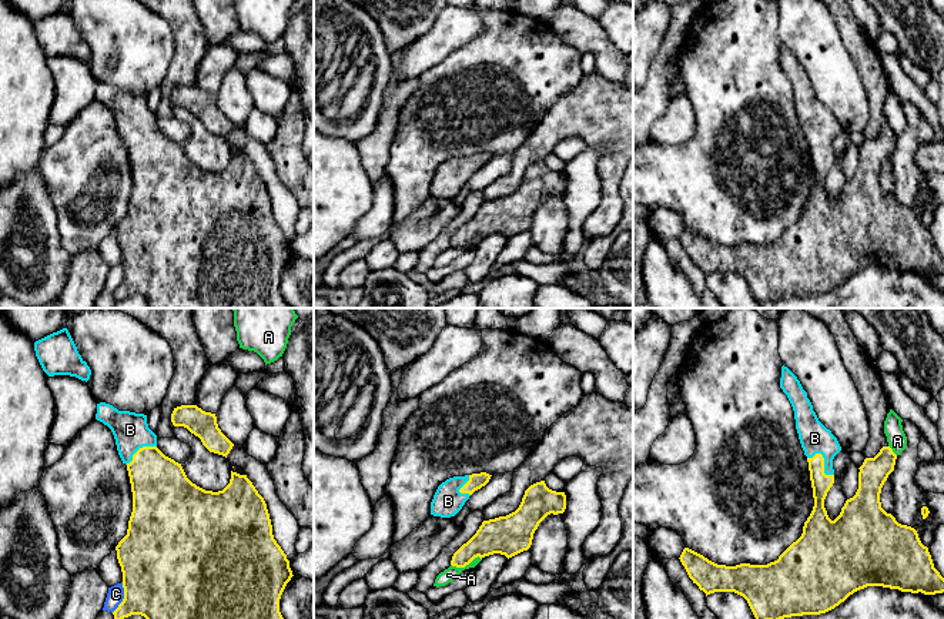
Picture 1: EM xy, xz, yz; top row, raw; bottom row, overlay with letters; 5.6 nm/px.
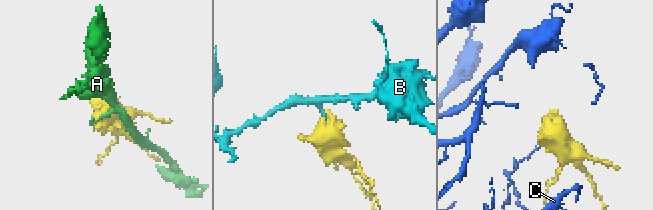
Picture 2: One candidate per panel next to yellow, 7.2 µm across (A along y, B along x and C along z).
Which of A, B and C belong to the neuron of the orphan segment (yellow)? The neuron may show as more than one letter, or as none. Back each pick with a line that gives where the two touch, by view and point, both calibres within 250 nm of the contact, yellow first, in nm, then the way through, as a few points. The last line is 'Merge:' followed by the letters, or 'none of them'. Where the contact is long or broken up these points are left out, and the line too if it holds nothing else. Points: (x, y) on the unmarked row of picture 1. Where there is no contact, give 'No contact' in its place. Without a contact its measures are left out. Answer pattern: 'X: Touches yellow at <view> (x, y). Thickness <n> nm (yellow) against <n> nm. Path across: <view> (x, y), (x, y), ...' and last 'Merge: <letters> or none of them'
B: Touches yellow at yz (823, 141). Thickness 110 nm (yellow) against 170 nm. Path across: yz (820, 163), (823, 141), (820, 126), (814, 119)
Merge: B

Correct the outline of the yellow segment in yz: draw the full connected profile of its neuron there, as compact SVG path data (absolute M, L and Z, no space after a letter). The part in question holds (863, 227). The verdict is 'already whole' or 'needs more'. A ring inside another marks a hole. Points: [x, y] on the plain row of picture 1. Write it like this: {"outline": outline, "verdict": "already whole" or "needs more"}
{"outline": "M784 46L781 47L780 68L794 91L796 110L807 137L813 168L814 187L804 203L803 214L777 241L767 245L717 245L684 228L679 240L693 264L706 277L714 272L734 272L743 277L759 304L826 294L867 267L883 267L911 274L921 272L924 275L943 274L944 258L934 248L928 228L921 224L917 211L898 204L891 194L881 188L881 168L894 151L897 140L893 130L883 127L874 138L864 140L858 148L856 175L846 181L840 195L831 201L824 188L824 180L834 164L833 140L841 131L841 127L831 111L819 101L797 57Z", "verdict": "needs more"}

